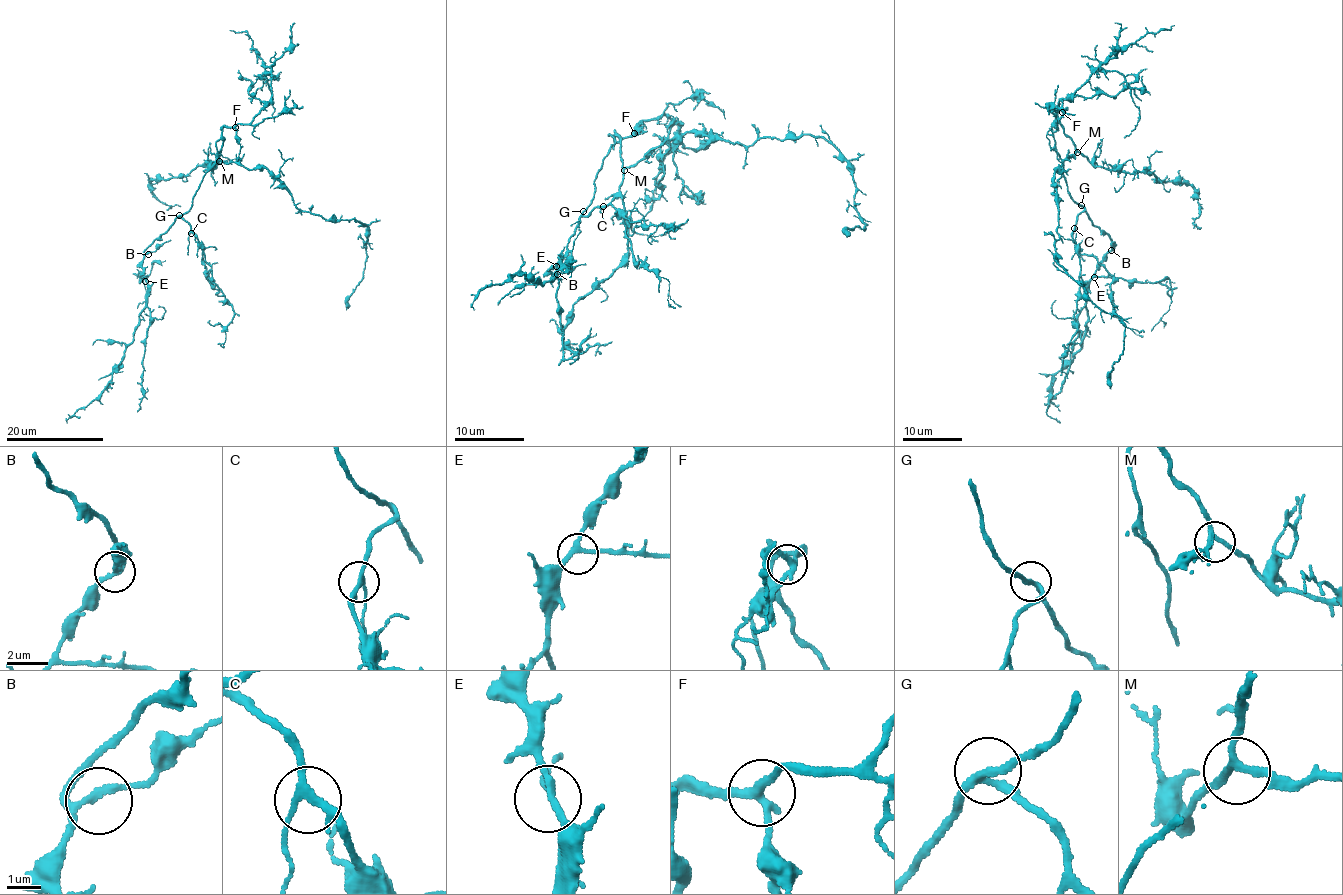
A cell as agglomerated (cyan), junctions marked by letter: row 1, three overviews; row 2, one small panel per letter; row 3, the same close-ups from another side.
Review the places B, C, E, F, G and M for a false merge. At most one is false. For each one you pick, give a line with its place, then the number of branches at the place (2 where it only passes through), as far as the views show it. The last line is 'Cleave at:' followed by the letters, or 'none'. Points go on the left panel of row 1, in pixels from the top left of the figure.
Cleave at: none

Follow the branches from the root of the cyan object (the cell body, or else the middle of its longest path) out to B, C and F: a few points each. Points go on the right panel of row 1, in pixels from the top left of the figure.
B: (1055, 140), (1055, 149), (1064, 165), (1068, 195), (1084, 208), (1091, 222), (1109, 237), (1114, 244), (1111, 250)
C: (1055, 140), (1055, 149), (1064, 165), (1068, 195), (1085, 209), (1076, 218), (1074, 228)
F: (1055, 140), (1052, 122), (1057, 112), (1067, 110), (1062, 112)

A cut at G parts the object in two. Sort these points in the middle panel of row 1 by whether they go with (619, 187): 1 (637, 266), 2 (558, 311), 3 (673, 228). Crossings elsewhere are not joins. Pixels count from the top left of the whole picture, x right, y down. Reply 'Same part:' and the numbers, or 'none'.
Same part: none

